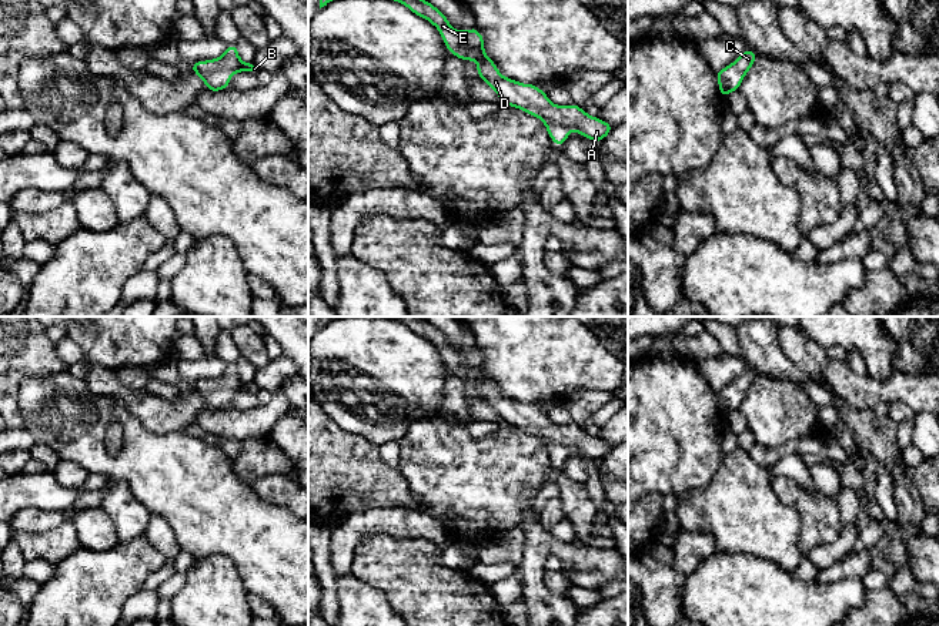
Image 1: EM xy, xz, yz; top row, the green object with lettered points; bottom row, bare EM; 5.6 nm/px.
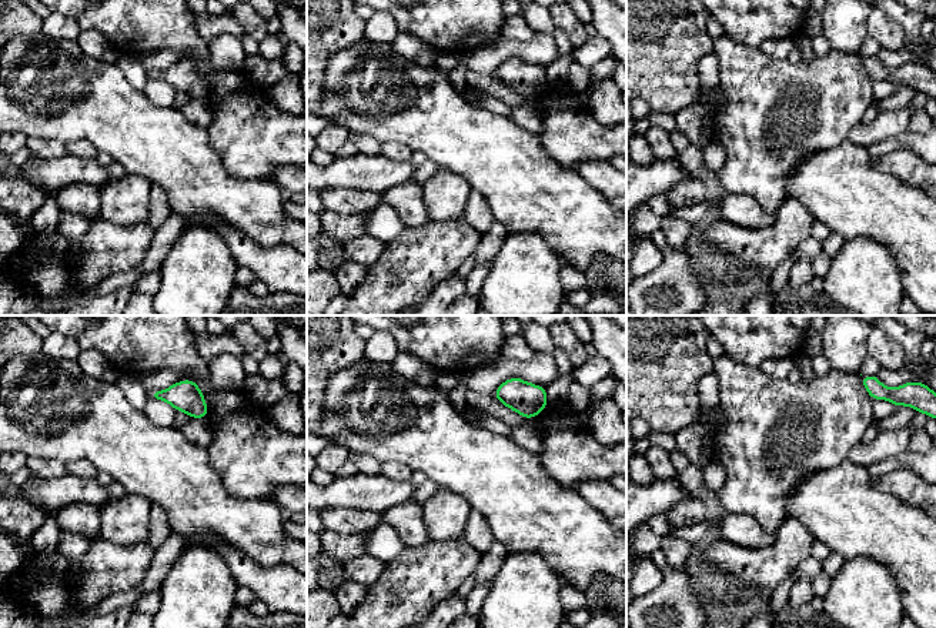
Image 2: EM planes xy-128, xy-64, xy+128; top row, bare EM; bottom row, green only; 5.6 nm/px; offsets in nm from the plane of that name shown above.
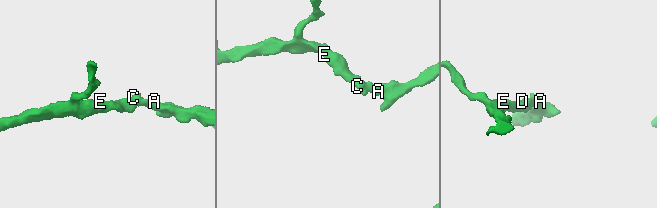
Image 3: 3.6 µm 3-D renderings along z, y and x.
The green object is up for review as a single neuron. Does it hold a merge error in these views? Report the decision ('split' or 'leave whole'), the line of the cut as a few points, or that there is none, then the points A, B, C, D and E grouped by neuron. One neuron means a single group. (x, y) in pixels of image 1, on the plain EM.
leave whole; no cut; A B C D E

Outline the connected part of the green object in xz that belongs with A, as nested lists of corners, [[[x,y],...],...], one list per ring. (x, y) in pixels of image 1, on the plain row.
[[[420,317],[385,318],[402,322],[417,335],[432,342],[440,349],[450,372],[461,379],[475,379],[478,382],[478,395],[492,406],[504,424],[521,428],[525,432],[541,438],[555,465],[562,465],[567,461],[569,451],[578,451],[585,458],[599,462],[614,448],[614,445],[588,435],[575,424],[551,424],[548,414],[534,404],[521,404],[501,395],[494,381],[487,376],[484,371],[484,358],[477,347],[472,347],[468,351],[457,351],[451,347],[442,331]]]

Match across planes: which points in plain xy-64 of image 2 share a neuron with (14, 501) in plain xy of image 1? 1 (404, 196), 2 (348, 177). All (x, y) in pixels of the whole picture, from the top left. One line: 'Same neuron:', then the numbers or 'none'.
Same neuron: 2

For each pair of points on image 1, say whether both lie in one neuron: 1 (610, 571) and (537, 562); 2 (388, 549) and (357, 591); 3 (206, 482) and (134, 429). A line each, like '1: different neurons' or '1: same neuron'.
1: same neuron
2: different neurons
3: same neuron

